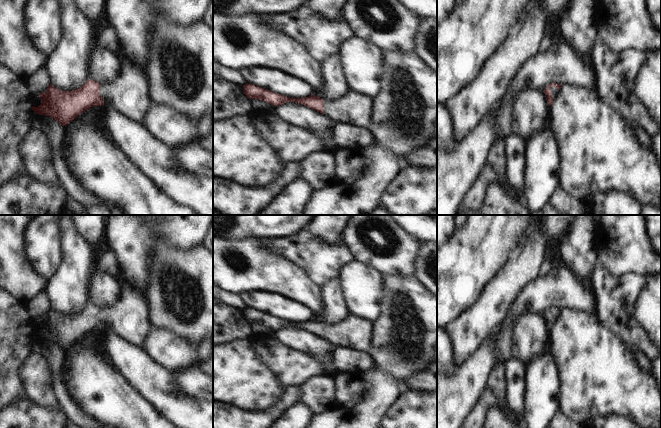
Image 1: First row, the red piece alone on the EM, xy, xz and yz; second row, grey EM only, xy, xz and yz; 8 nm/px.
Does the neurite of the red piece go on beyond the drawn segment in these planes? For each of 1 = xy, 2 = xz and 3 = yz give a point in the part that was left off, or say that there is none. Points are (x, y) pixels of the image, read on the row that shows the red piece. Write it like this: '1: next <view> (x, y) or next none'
1: next xy (129, 94)
2: next xz (353, 108)
3: next yz (554, 91)

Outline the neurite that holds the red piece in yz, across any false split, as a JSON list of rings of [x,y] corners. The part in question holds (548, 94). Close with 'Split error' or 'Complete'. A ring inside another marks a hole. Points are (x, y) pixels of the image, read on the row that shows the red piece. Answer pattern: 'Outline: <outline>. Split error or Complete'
Outline: [[[549,84],[546,89],[543,91],[549,106],[552,105],[555,96],[560,92],[560,84]]]. Split error.

